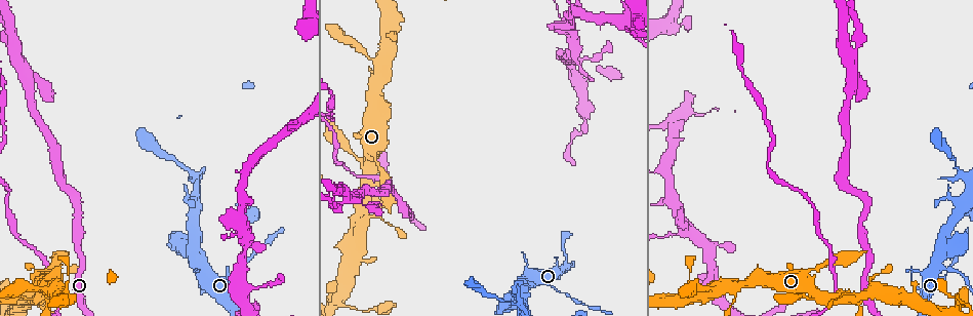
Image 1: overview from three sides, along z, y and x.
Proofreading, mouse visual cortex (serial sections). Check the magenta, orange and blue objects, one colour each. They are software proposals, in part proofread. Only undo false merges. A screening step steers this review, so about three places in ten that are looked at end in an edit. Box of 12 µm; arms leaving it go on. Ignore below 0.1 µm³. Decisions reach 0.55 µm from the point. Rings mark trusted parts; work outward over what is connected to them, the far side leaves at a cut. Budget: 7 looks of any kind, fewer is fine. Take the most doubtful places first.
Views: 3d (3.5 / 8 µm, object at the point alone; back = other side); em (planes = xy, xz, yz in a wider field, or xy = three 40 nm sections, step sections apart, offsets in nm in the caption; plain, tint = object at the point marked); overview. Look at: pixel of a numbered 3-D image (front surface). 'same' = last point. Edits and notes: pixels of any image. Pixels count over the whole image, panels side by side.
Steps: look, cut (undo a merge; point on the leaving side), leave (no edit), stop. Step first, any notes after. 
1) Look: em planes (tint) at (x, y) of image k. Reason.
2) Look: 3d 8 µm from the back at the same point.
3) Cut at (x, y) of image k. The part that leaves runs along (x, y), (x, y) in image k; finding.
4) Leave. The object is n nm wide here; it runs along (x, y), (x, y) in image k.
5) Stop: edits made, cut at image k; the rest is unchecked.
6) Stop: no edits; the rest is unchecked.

Look: 3d 3.5 µm at (191, 252) of image 1. Sharp bend.

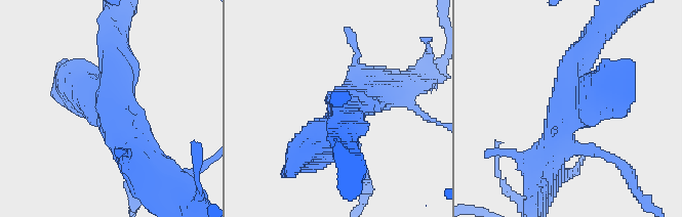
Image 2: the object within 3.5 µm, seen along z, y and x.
Look: em xy step 3 (tint) at (111, 104) of image 2. 3 arms meet here; the arms are 350, 450, 500 nm wide.

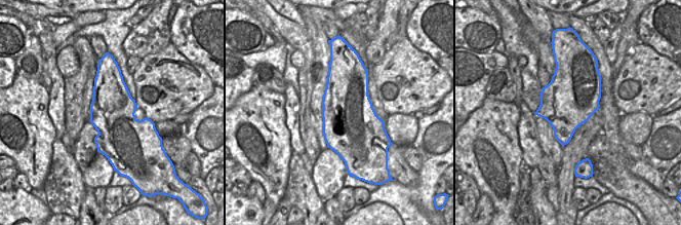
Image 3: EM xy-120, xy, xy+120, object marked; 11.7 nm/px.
Look: em xy step 1 (tint) at the same point. Cut it another way.

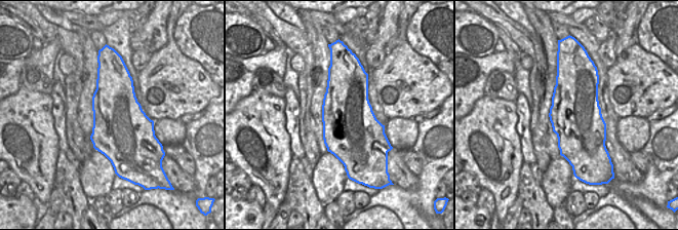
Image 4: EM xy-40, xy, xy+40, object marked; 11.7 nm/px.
Leave. It runs along (550, 161), (568, 83), (592, 45) in image 2; one cell here.

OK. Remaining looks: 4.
Look: 3d 3.5 µm at (406, 211) of image 1. Abrupt turn.

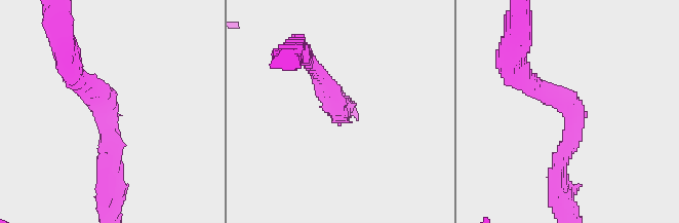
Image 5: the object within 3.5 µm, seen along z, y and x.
Look: em xy step 1 (tint) at (337, 111) of image 5. The arms are 250, 250 nm wide; need the tissue.

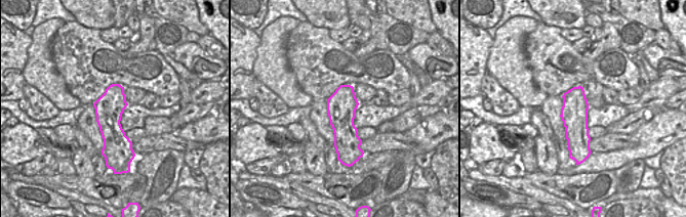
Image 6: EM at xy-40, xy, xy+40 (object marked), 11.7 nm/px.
Leave. The object is 340 nm wide here; it runs along (557, 169), (573, 109), (521, 77) in image 5; all the same cell.

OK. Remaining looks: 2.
Look: 3d 3.5 µm at (38, 78) of image 1. Sharp bend.

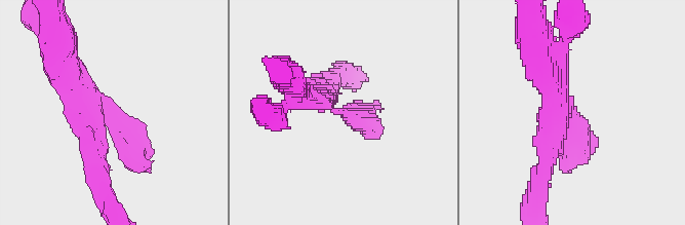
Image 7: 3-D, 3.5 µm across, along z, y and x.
Look: em xy step 1 (tint) at (571, 114) of image 7. Need the tissue.

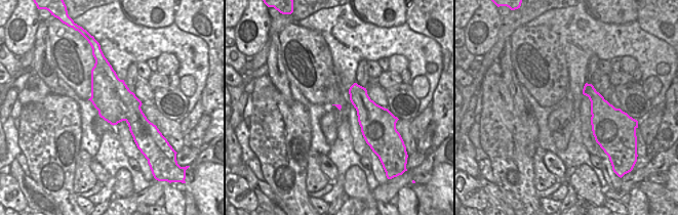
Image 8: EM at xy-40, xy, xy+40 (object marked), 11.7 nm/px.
Cut at (577, 154) of image 7. Two cells meet here.

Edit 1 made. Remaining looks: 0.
Stop: edits made, cut at image 7; the rest is unchecked.

